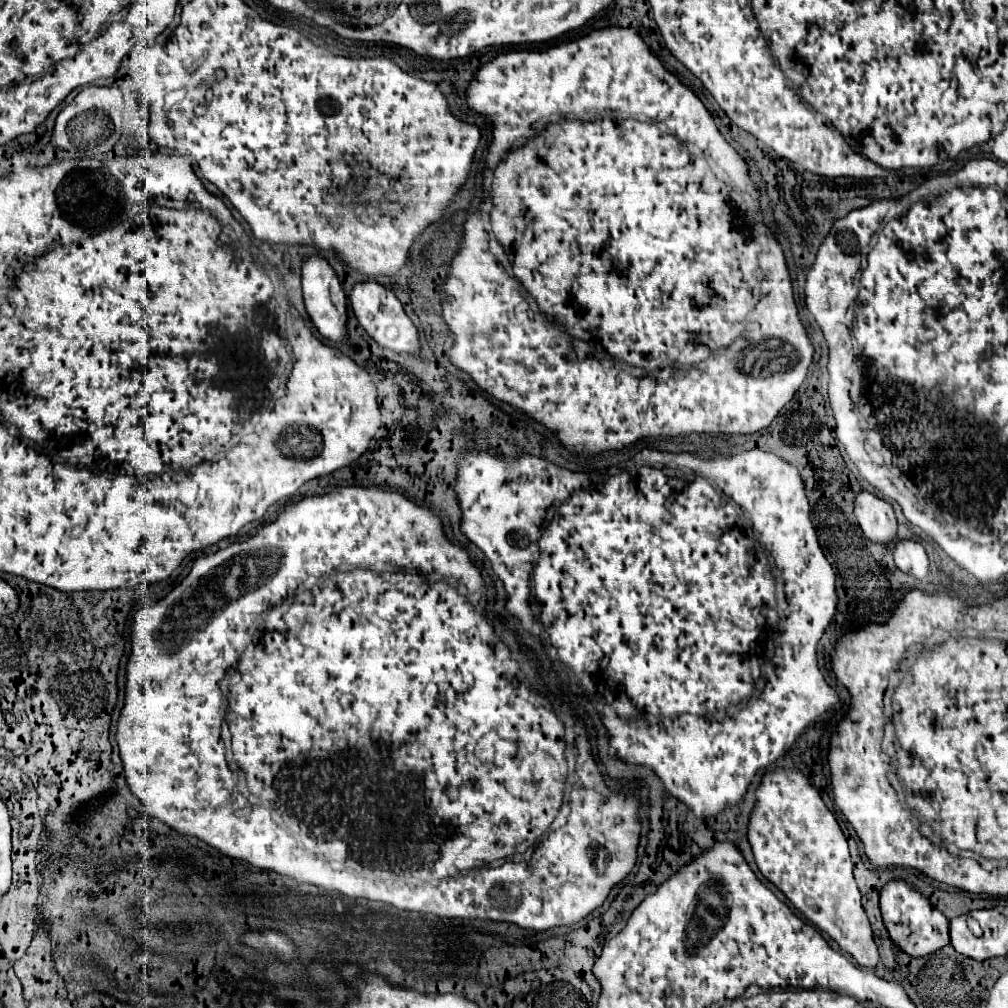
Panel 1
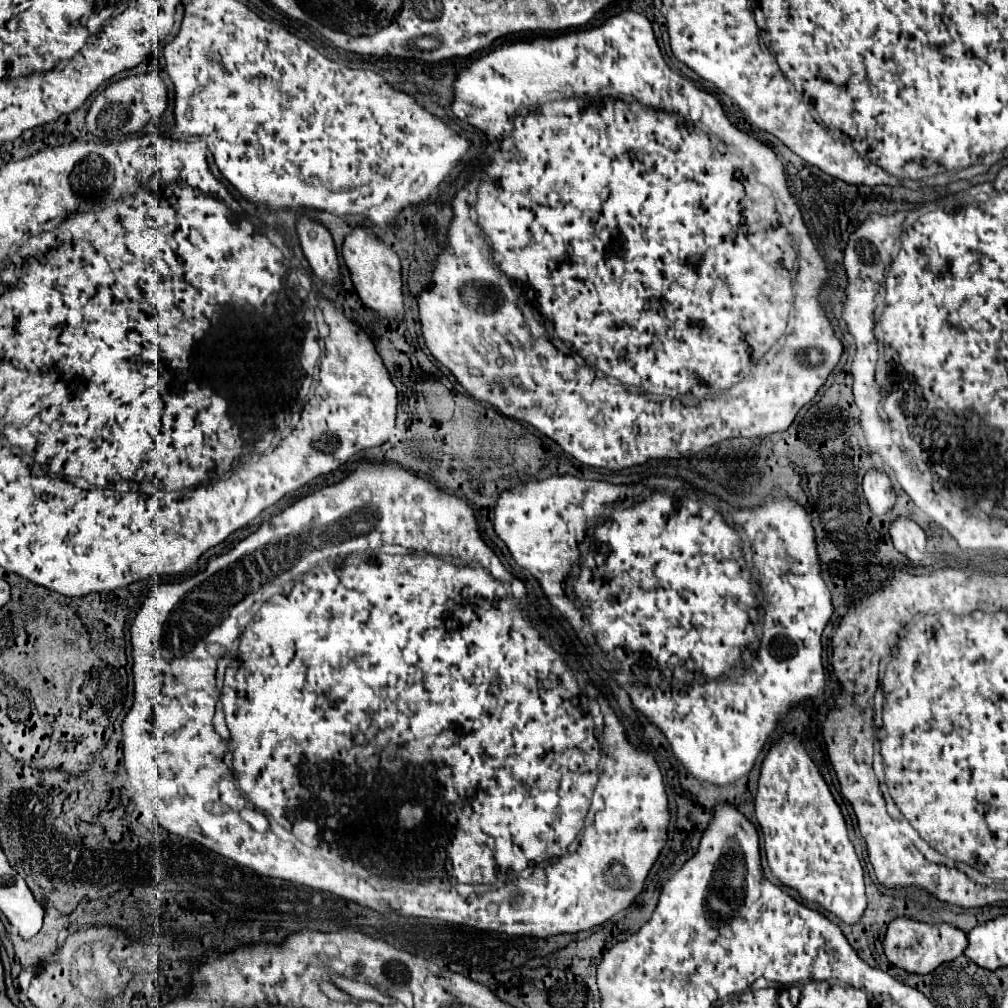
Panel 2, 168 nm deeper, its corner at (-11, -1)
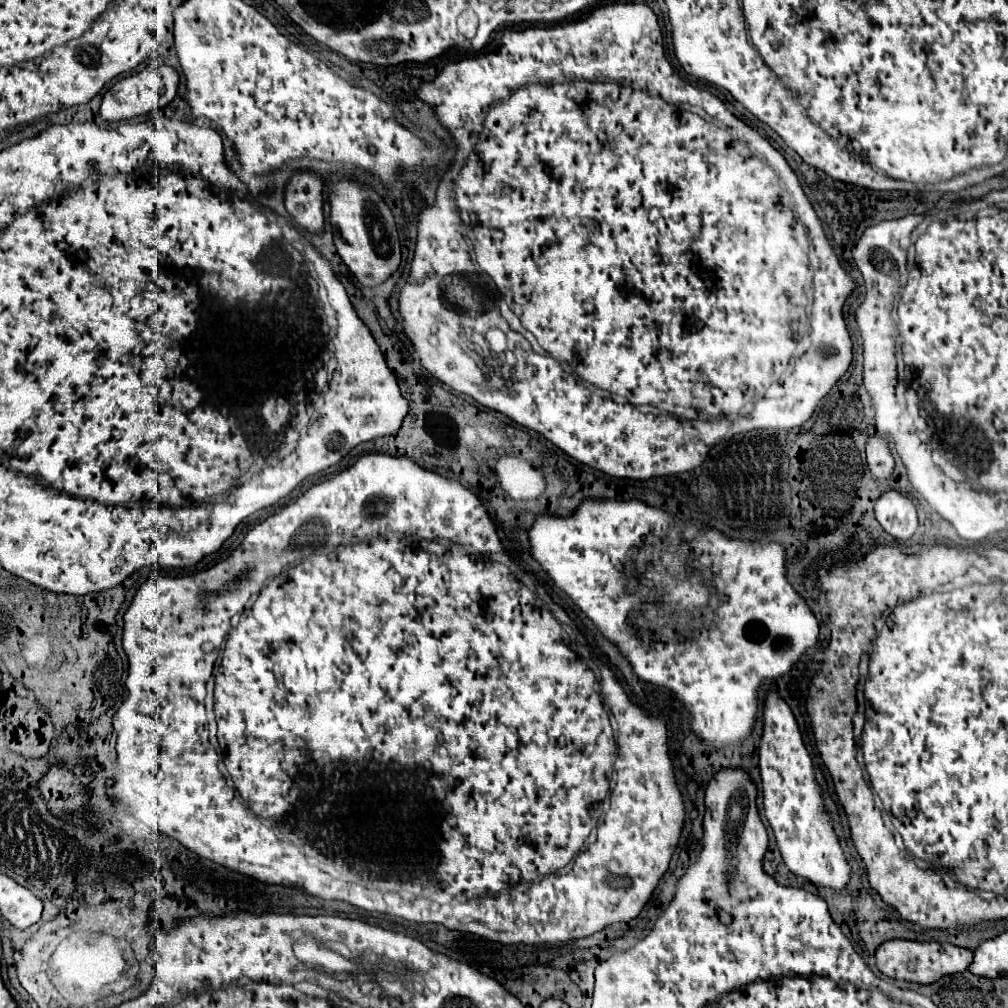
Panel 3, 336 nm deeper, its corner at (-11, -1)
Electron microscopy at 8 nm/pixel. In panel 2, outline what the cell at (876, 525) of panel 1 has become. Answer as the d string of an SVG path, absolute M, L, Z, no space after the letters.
M871 468L863 478L863 490L873 514L883 516L893 508L895 492L893 492L889 476L883 470Z

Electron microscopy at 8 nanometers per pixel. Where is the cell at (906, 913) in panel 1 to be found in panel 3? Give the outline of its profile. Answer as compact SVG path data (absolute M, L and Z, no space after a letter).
M893 938L883 942L877 948L877 968L897 980L917 982L917 984L931 984L945 974L955 974L967 970L973 960L973 950L961 948L955 944L941 944L941 942L917 942L917 940L901 940Z

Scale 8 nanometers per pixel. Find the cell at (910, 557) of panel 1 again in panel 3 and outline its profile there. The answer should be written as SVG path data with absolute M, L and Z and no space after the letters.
M895 490L885 492L875 506L875 516L885 532L889 532L897 540L909 540L919 526L915 506L911 500L901 496Z

